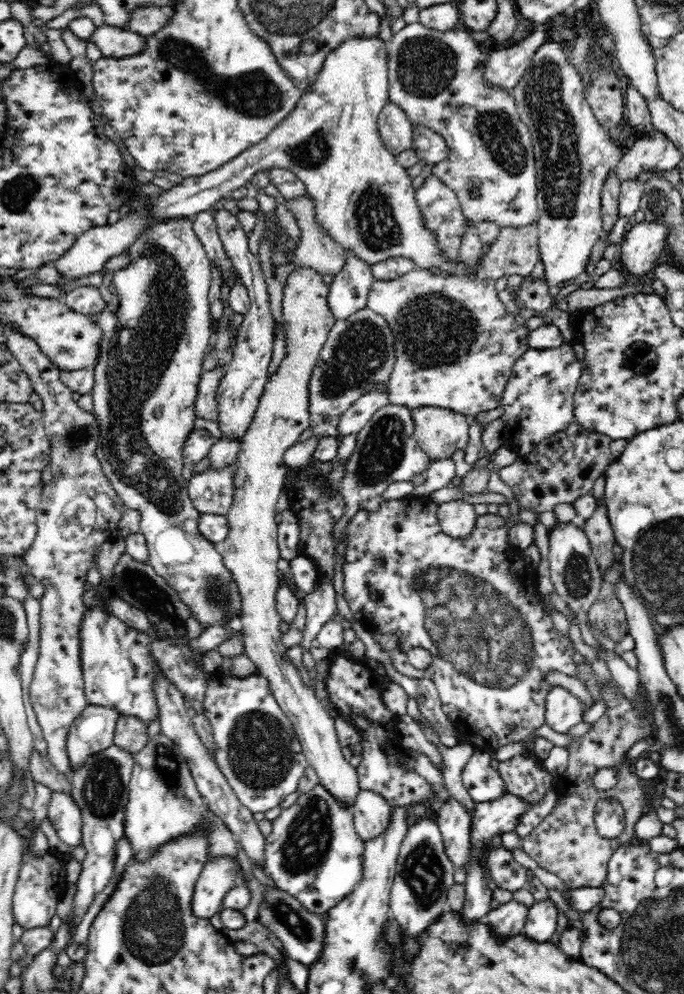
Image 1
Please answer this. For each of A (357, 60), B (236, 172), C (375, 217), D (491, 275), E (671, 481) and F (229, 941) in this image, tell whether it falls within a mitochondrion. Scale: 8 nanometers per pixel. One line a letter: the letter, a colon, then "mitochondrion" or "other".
A: other
B: other
C: mitochondrion
D: other
E: other
F: other

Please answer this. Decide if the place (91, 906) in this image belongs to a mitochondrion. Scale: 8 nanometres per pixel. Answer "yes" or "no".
no

